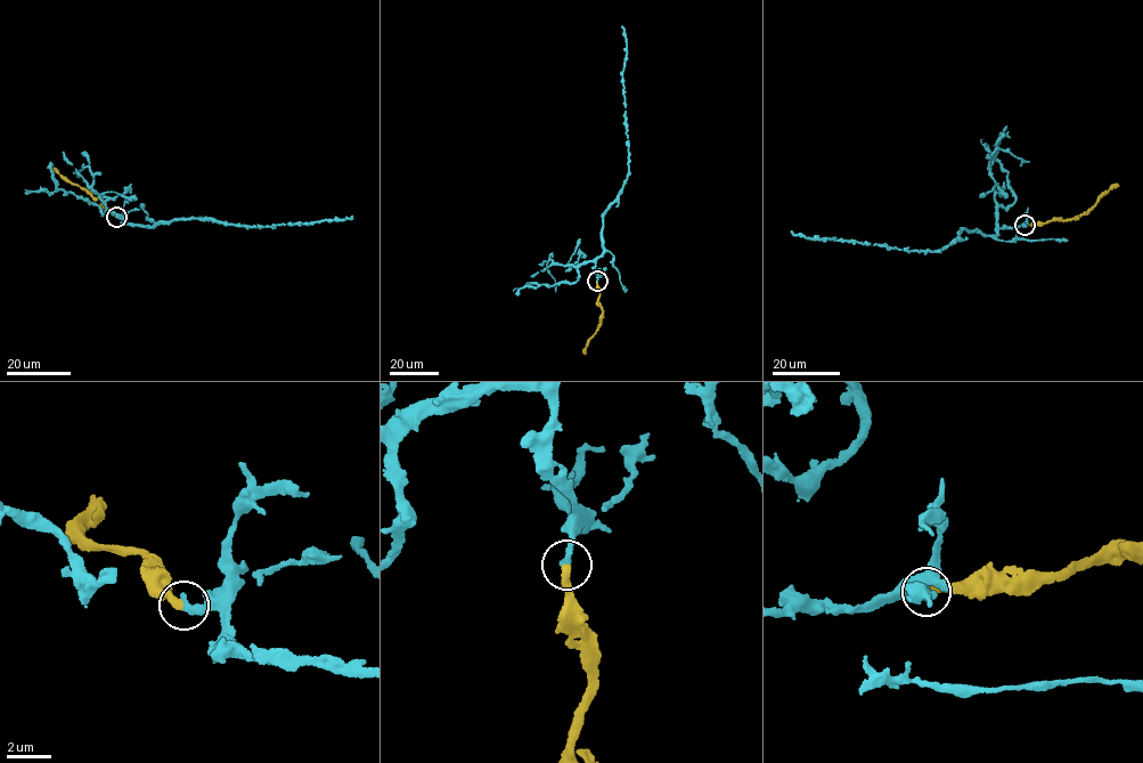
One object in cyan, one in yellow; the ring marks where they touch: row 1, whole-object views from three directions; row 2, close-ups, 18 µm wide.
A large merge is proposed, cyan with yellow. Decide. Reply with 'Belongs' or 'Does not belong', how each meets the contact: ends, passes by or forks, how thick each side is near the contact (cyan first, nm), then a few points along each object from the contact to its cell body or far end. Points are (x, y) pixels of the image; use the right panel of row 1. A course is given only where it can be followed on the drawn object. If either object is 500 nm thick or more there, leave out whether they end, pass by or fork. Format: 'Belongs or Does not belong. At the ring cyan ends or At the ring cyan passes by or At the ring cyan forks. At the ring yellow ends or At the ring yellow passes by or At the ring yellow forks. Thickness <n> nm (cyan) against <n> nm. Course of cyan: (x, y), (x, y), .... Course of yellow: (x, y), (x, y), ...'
Belongs. At the ring cyan ends. At the ring yellow ends. Thickness 340 nm (cyan) against 320 nm. Course of cyan: (1025, 225), (984, 236), (963, 229), (943, 249), (924, 252), (807, 238), (791, 230). Course of yellow: (1025, 225), (1078, 217), (1093, 209), (1100, 196), (1118, 186)

